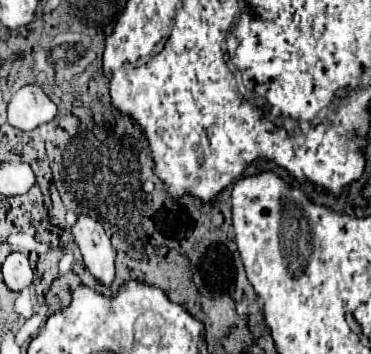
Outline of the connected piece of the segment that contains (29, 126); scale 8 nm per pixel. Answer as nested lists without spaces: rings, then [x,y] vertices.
[[[22,86],[8,102],[10,124],[18,130],[34,130],[56,116],[56,104],[40,86]]]

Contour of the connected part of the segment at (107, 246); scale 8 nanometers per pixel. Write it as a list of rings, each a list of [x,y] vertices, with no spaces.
[[[80,216],[72,226],[72,234],[90,274],[96,278],[96,282],[110,288],[114,282],[116,256],[102,224],[90,216]]]

